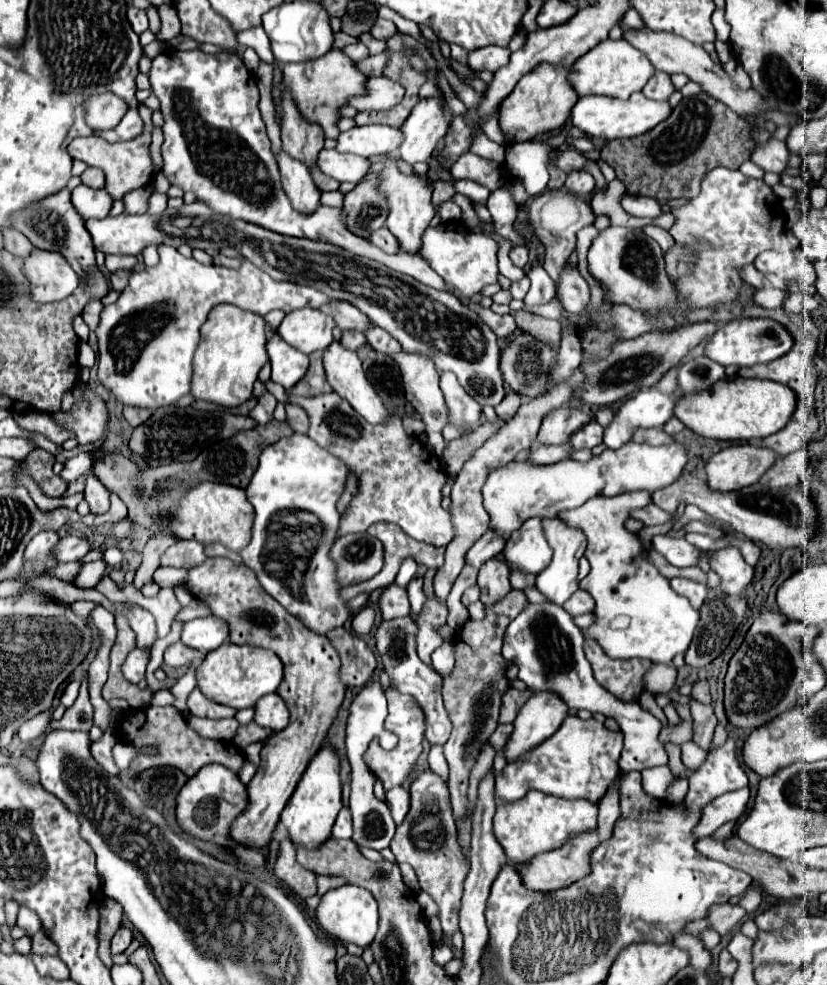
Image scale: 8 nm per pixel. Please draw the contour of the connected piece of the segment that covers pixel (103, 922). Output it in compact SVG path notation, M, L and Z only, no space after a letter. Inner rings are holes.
M106 901L106 905L100 909L100 947L98 955L106 967L112 967L112 957L110 957L110 939L114 933L122 927L122 907L118 907L116 901Z

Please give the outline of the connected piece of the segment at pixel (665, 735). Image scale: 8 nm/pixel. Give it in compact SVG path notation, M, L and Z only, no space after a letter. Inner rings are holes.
M682 721L682 723L680 723L680 725L676 725L676 727L664 725L658 737L660 737L660 741L662 741L662 743L676 743L676 745L686 743L686 741L690 741L690 739L692 739L692 723Z

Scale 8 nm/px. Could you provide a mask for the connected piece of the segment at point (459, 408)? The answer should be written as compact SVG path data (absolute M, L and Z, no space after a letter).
M442 373L440 389L446 397L446 405L448 405L448 411L450 411L452 425L478 423L482 407L460 387L454 373Z

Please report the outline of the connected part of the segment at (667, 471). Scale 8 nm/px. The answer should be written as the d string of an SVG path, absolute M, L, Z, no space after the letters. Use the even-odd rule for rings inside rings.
M626 443L620 449L604 449L600 455L592 455L590 461L580 463L564 459L546 467L534 463L510 461L502 467L490 469L486 483L482 485L484 509L490 515L490 529L502 537L510 537L532 515L556 515L558 511L576 509L592 497L612 497L624 491L658 491L672 485L686 465L686 449L682 443L670 443L652 447L646 443Z

